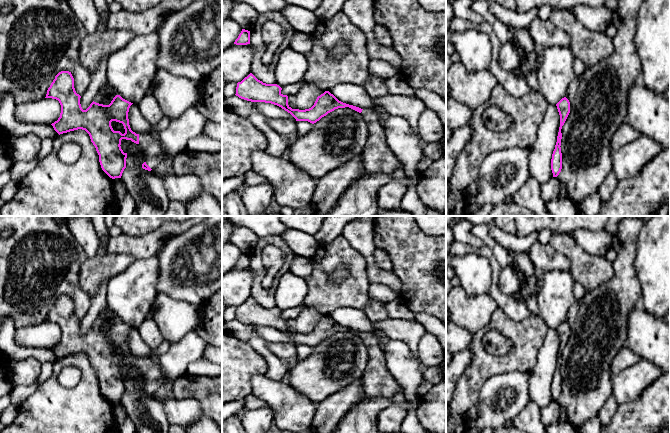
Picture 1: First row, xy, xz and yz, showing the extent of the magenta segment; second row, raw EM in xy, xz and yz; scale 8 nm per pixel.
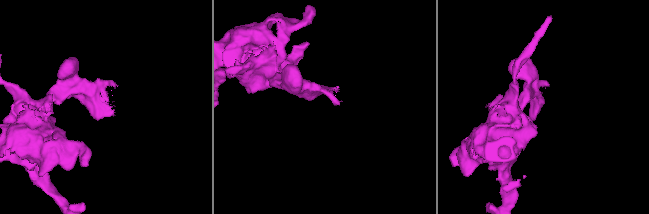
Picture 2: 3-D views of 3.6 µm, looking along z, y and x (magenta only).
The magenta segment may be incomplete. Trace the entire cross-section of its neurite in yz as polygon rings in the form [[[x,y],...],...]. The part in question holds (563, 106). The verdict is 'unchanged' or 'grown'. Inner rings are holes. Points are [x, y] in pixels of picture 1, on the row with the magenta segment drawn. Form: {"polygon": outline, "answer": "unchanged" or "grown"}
{"polygon": [[[564,97],[556,104],[556,106],[560,115],[560,127],[557,136],[557,142],[551,159],[551,170],[553,177],[557,177],[562,169],[562,153],[560,147],[562,139],[561,129],[570,113],[570,102],[566,97]]], "answer": "unchanged"}

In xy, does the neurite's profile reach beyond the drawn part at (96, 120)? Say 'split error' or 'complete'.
split error

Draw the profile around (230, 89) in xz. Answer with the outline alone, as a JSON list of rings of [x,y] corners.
[[[236,82],[227,83],[224,88],[223,98],[225,99],[228,97],[234,96],[236,94],[236,87],[237,87]]]

